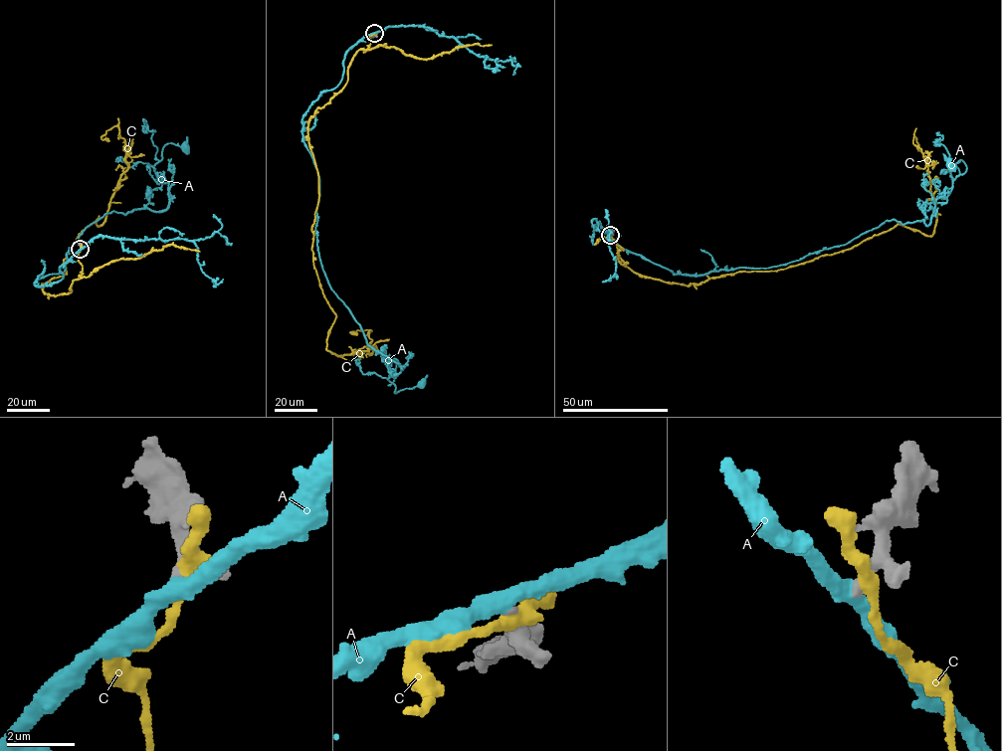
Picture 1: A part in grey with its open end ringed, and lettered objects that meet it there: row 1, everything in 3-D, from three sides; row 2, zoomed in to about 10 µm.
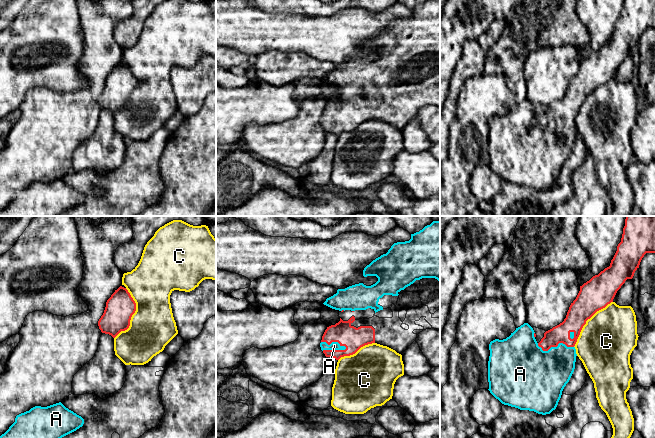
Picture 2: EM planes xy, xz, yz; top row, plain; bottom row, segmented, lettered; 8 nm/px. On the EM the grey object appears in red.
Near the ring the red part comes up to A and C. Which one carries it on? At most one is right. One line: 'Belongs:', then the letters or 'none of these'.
Belongs: A

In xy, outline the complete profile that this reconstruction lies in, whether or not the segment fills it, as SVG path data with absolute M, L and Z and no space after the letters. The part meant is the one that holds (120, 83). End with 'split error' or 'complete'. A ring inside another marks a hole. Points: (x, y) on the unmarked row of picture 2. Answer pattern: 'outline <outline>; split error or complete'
outline M120 62L106 78L104 89L98 97L99 105L115 114L121 107L129 104L135 87L135 77L128 66Z; complete

